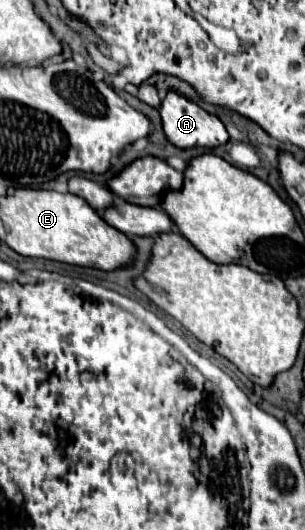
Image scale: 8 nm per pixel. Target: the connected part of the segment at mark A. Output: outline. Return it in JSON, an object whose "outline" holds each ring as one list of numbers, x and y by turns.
{"outline":[[169,91,167,97,163,99,161,103,161,119,163,119,163,131,167,135,167,139,181,147,181,149,187,149,187,147,207,147,207,149,215,149,223,143,229,141,229,133,225,129,225,125,219,121,219,117,207,113,205,109,201,109,197,103,193,103,191,99,183,97,181,93,175,93,175,91]]}

